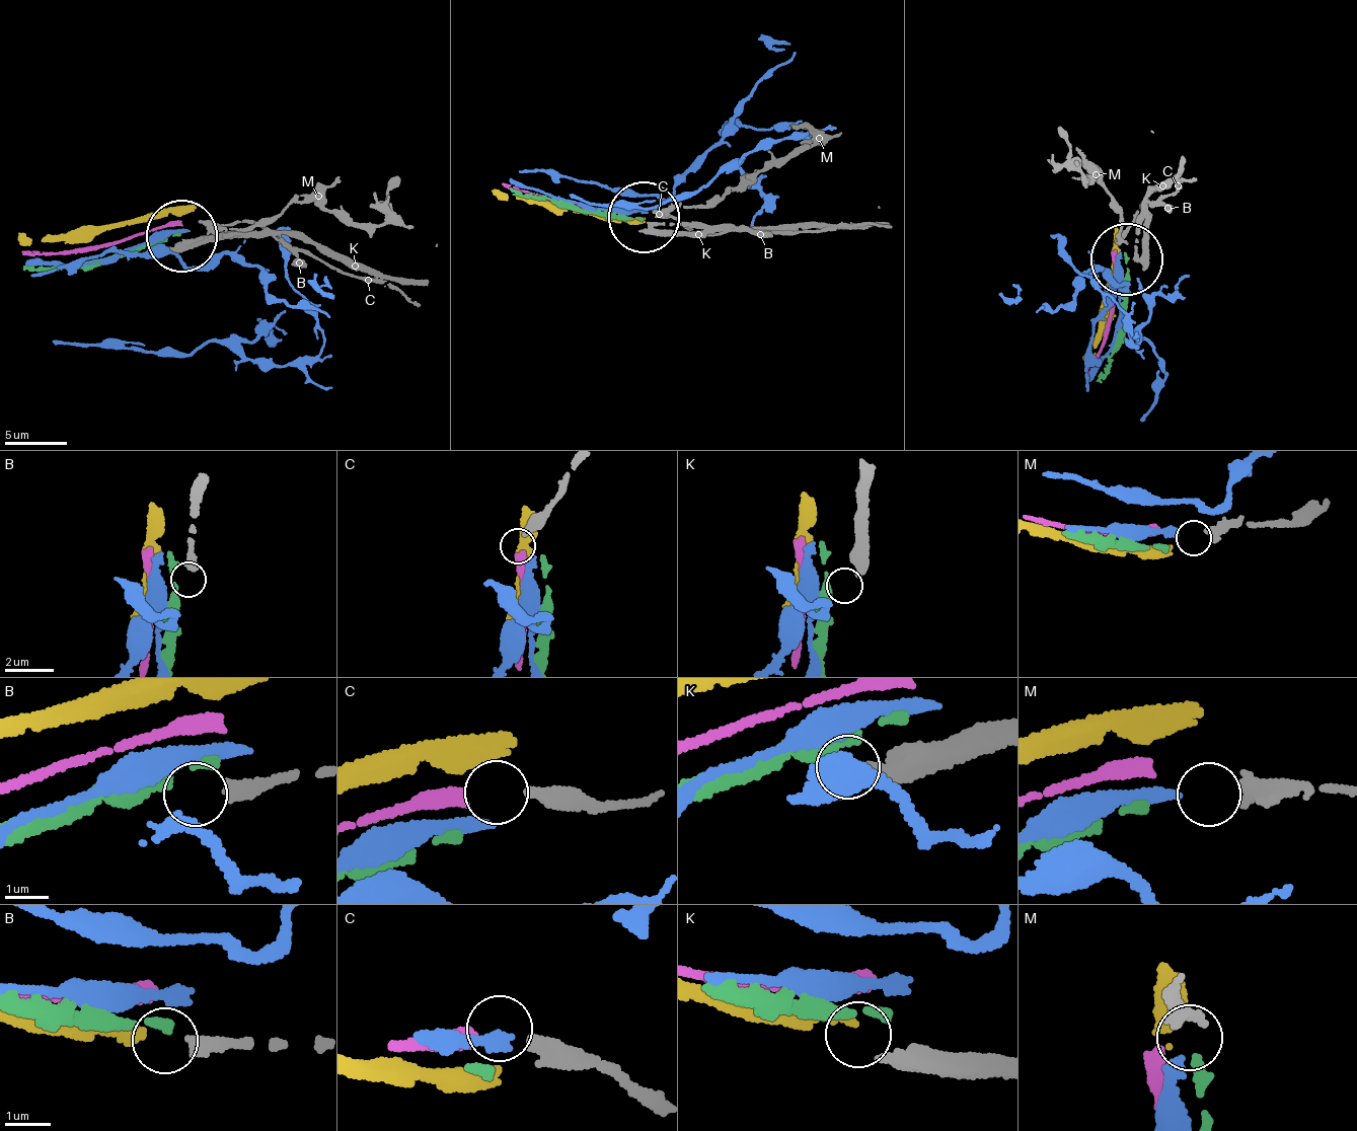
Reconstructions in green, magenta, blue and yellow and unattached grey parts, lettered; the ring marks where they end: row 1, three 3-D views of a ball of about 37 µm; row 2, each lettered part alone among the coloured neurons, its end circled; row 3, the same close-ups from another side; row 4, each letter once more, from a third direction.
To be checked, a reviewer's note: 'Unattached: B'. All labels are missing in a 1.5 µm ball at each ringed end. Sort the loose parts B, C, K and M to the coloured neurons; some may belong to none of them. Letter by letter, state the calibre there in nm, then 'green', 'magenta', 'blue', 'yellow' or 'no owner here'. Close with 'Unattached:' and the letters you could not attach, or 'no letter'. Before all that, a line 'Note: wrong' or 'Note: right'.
Note: wrong
B: calibre 320 nm; no owner here
C: calibre 380 nm; magenta
K: calibre 340 nm; no owner here
M: calibre 380 nm; blue
Unattached: B, K

